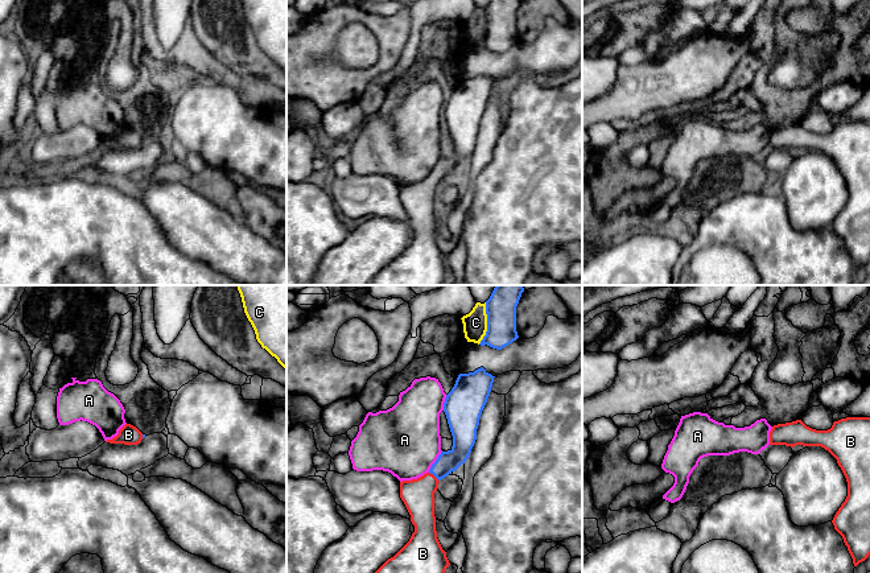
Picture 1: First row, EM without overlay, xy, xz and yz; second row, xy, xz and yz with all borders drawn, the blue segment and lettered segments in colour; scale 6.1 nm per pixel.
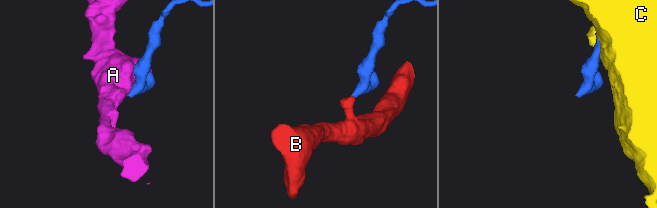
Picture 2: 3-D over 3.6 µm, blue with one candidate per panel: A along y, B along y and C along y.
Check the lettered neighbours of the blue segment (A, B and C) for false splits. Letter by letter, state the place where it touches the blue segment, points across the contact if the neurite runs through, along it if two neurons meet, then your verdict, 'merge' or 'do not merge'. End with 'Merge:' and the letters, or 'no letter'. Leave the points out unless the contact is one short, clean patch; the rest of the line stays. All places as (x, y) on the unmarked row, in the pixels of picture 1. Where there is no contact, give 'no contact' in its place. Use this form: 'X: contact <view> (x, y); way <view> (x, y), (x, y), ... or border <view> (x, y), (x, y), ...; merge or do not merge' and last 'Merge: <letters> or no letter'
A: contact xz (436, 165); do not merge
B: contact xz (434, 180); way xz (449, 165), (434, 180), (417, 200); merge
C: contact xz (487, 28); do not merge
Merge: B

